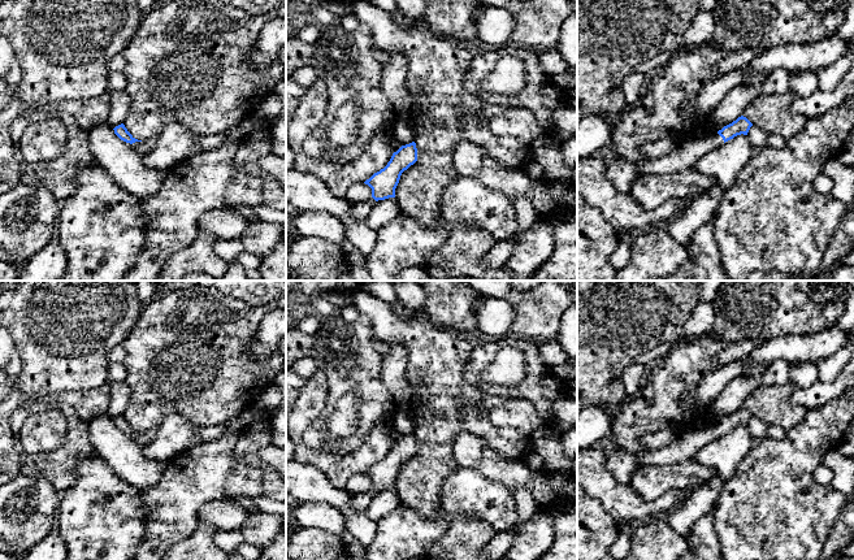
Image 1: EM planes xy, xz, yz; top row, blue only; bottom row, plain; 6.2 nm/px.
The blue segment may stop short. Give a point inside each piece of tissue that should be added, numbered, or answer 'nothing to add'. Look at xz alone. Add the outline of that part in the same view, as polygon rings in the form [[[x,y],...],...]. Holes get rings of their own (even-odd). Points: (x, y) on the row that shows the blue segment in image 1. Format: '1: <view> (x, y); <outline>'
1: xz (359, 211); [[[373,197],[363,203],[351,203],[352,205],[348,214],[356,221],[365,220],[376,203],[377,201]]]

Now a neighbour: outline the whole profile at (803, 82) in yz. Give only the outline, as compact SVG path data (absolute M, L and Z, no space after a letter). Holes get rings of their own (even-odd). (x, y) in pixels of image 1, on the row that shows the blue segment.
M798 70L789 73L789 90L797 97L806 97L818 88L818 74L810 70Z

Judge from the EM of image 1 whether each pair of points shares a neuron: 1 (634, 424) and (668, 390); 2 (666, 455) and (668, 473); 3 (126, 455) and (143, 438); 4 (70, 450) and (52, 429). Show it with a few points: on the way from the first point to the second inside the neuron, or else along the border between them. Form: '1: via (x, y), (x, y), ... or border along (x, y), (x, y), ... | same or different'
1: via (642, 416), (660, 398) | same
2: border along (694, 456), (671, 464), (641, 464), (637, 468) | different
3: border along (130, 435), (142, 446) | different
4: border along (63, 412), (68, 424), (65, 442), (35, 454) | different

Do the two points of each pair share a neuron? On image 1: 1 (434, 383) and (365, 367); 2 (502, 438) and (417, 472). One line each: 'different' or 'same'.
1: different
2: same

